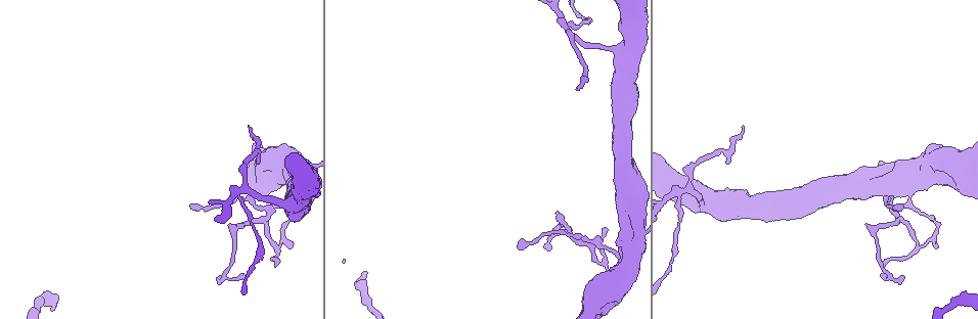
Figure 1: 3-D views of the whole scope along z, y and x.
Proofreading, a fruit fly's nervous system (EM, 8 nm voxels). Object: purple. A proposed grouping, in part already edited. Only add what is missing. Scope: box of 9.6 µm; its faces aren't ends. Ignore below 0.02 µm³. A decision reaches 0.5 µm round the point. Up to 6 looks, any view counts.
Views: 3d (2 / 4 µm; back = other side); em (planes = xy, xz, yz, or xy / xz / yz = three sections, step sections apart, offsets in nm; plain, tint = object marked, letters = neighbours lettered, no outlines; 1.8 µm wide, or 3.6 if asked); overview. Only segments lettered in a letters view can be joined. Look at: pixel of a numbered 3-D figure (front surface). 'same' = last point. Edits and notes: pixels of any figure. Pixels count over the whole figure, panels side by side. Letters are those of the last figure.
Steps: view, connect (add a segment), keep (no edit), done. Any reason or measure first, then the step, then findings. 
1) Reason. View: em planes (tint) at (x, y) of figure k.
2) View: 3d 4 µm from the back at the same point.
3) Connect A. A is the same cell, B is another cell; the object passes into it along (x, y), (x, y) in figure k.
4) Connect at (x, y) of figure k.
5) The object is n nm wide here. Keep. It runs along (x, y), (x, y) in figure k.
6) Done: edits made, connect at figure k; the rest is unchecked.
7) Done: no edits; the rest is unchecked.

An open end. View: 3d 2 µm at (191, 206) of figure 1.

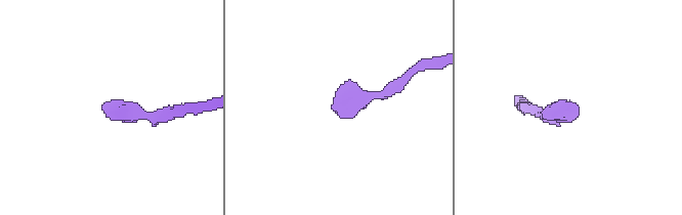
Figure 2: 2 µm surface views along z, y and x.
View: em yz step 4 (letters) at (334, 110) of figure 2.

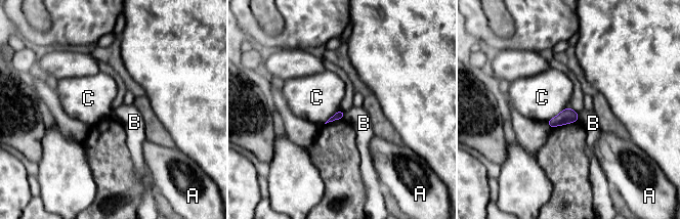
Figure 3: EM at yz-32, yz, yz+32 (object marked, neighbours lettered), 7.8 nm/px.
View: em planes (letters) at the same point.

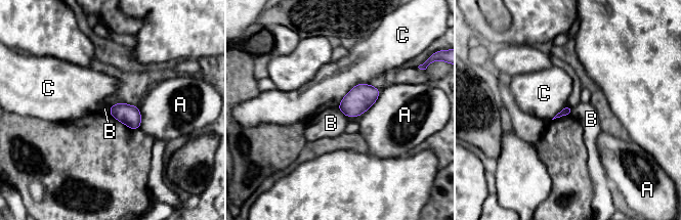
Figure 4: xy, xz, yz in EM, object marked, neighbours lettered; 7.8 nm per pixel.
The longest contact is with C, 320 nm. Keep. A, B and C are other cells; a border runs along (337, 107), (345, 116) in figure 4; none of them fits.

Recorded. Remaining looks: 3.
Calibre changes. View: 3d 2 µm at (908, 200) of figure 1.

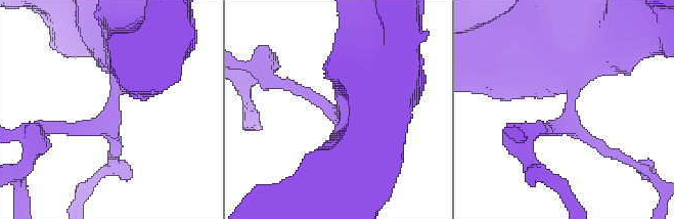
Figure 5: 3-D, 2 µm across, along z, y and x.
View: em planes (letters) at (107, 113) of figure 5.

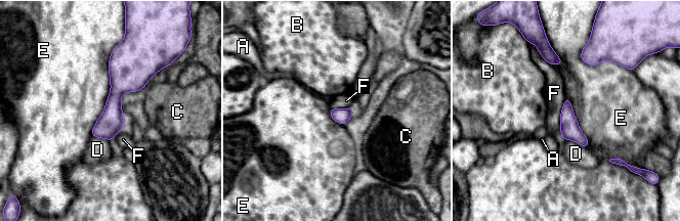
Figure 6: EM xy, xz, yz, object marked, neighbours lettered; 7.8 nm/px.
Keep. A, B, C, D, E and F are other cells; a border runs along (565, 98), (560, 115), (560, 138) in figure 6; none of them fits.

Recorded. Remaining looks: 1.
Done: no edits; the rest is unchecked.

